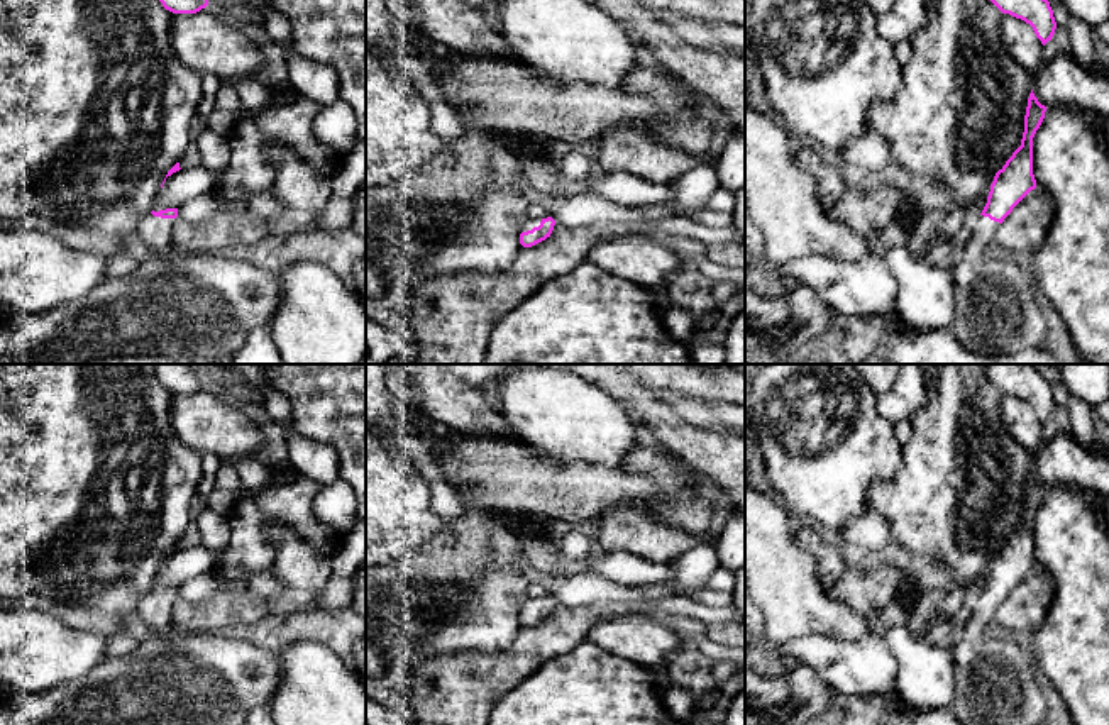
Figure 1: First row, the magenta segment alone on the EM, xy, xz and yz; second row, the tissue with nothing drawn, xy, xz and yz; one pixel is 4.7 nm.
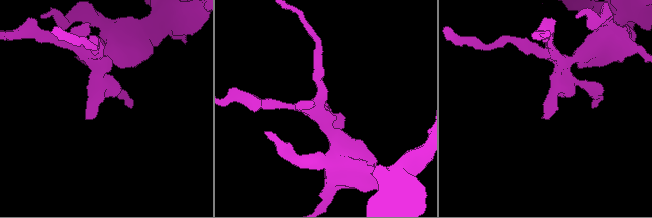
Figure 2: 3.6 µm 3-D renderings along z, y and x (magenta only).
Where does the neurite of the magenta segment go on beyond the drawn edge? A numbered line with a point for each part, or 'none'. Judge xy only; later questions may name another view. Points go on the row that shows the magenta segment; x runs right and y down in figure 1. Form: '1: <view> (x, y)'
1: xy (173, 304)

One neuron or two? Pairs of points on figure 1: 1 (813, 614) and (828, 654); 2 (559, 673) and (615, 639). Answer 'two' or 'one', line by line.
1: two
2: two

